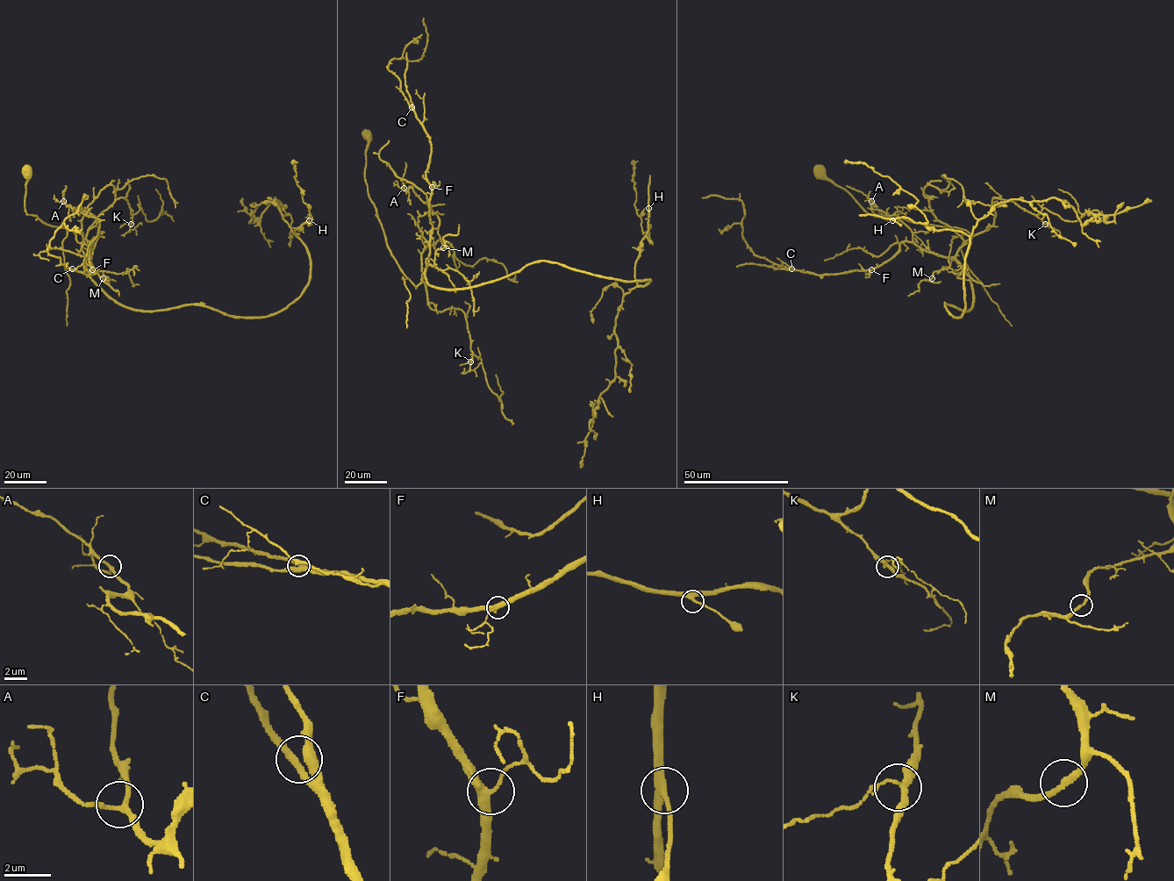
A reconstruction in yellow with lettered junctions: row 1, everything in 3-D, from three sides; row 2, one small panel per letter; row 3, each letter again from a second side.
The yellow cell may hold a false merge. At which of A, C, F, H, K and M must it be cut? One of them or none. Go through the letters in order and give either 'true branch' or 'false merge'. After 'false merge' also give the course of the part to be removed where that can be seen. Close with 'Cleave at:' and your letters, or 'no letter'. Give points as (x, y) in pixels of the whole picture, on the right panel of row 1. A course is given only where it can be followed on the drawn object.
A: true branch
C: true branch
F: true branch
H: true branch
K: true branch
M: true branch
Cleave at: no letter

